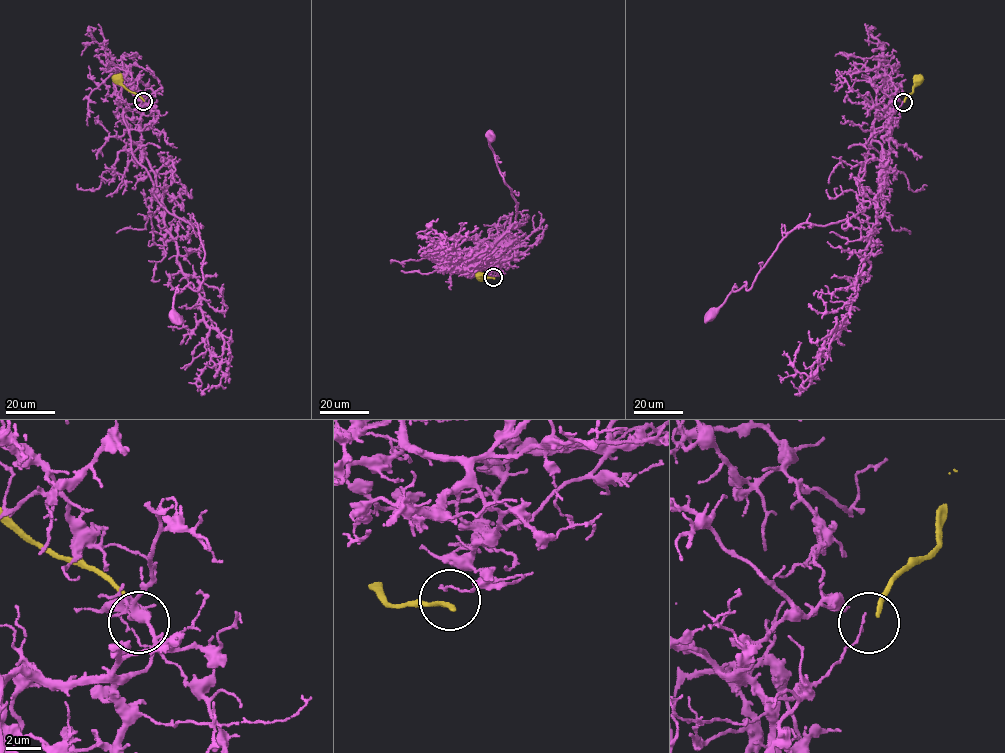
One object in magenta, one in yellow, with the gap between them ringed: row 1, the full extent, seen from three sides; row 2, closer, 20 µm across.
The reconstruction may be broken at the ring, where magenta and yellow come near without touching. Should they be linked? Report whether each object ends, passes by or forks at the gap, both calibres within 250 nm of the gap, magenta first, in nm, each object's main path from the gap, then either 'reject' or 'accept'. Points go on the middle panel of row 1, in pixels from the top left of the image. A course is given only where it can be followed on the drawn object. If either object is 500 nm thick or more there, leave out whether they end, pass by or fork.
magenta ends; yellow ends; calibres 160 and 240 nm; course magenta (493, 275), (472, 266), (479, 244), (469, 252), (493, 246), (517, 206), (490, 137); course yellow (494, 278), (485, 277), (483, 273), (482, 276); reject

